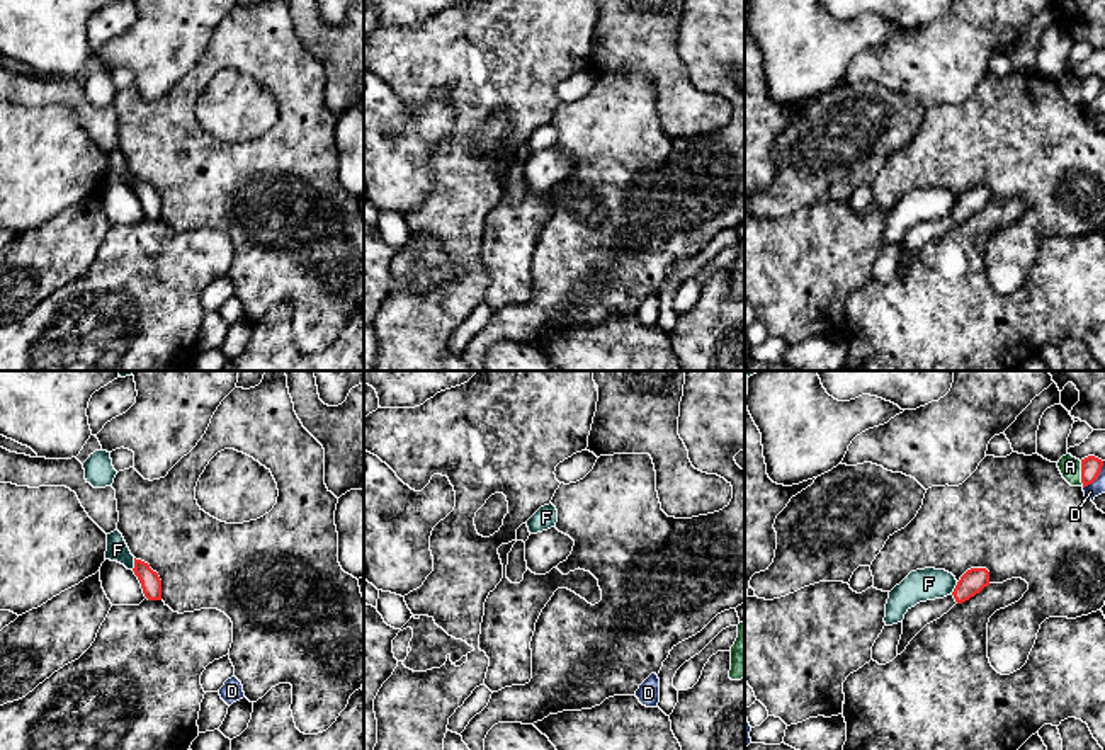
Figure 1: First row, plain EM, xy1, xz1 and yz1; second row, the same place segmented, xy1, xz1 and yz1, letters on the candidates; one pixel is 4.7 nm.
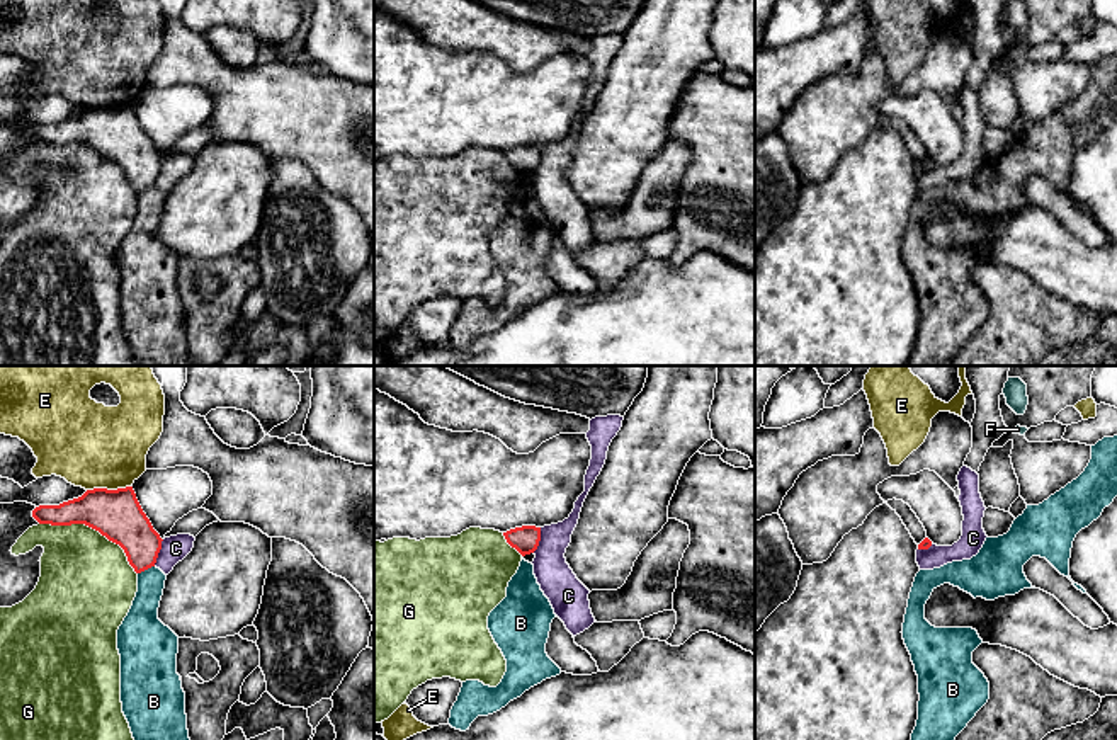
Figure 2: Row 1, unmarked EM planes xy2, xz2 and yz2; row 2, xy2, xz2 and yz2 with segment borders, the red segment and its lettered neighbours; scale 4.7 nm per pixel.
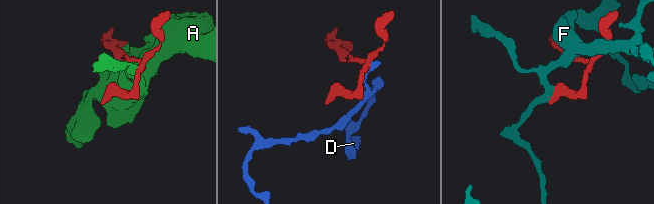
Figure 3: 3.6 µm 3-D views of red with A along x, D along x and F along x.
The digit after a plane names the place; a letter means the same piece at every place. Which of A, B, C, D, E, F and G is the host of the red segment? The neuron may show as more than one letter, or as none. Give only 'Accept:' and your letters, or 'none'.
Accept: none

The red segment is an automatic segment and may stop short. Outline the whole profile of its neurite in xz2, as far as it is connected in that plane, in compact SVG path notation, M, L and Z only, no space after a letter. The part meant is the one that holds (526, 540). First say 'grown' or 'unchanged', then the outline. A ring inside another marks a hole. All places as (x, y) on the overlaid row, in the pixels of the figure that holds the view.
unchanged; M522 526L503 532L503 536L512 548L525 556L537 549L541 541L541 527Z

